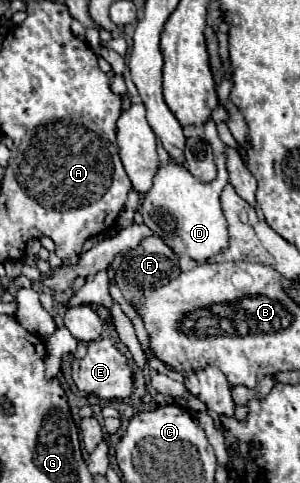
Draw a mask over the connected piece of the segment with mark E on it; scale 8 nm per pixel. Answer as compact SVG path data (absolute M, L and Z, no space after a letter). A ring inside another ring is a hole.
M100 337L88 343L88 353L82 359L72 361L72 379L80 391L92 393L100 399L128 399L132 395L132 367L128 365L124 353L110 337Z

